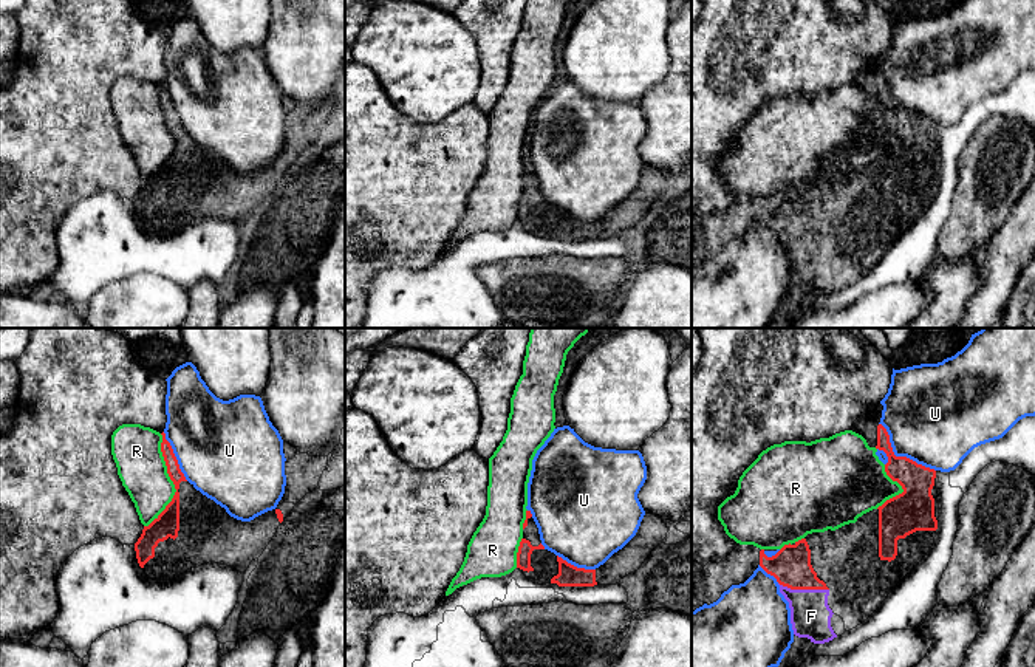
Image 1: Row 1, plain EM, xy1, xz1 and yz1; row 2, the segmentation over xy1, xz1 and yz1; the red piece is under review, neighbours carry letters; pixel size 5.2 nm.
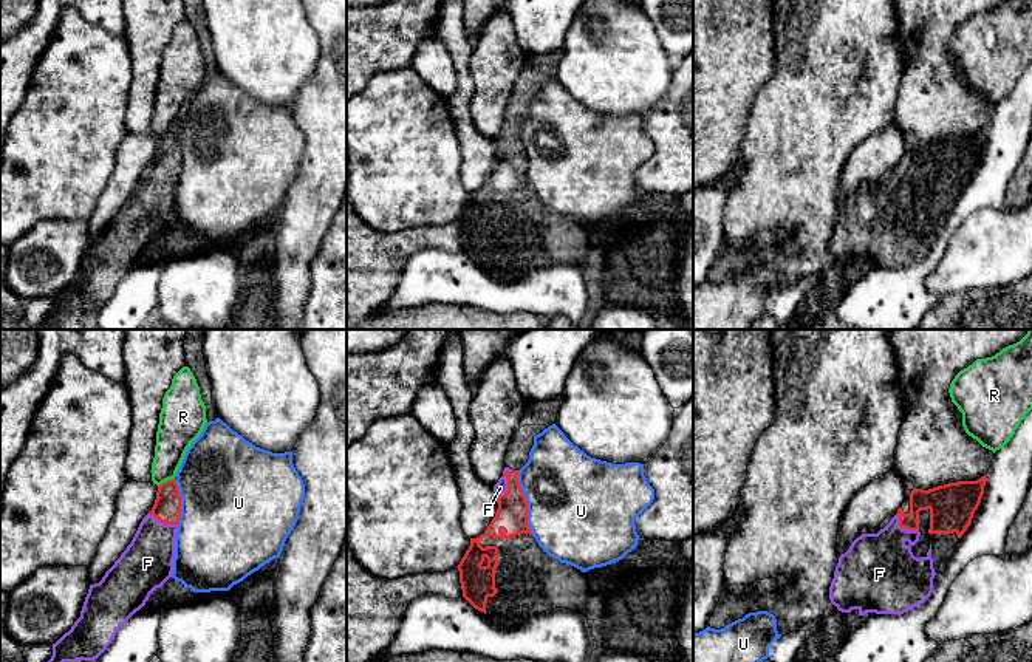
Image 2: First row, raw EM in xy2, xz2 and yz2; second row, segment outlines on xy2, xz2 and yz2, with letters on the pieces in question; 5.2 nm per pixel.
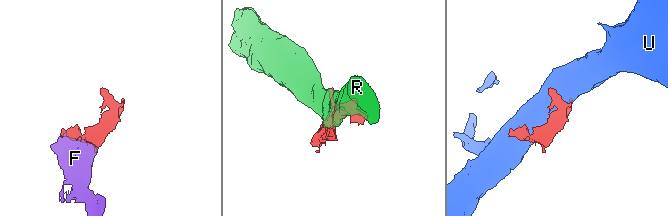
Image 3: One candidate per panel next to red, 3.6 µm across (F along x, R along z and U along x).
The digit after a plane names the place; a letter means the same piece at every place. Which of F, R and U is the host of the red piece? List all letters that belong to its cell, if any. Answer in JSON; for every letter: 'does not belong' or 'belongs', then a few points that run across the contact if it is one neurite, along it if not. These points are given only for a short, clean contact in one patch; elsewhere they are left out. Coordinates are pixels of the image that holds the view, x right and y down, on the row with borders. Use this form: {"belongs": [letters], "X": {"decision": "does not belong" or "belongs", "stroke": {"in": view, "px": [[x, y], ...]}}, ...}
{"belongs": ["F"], "F": {"decision": "belongs"}, "R": {"decision": "does not belong"}, "U": {"decision": "does not belong"}}

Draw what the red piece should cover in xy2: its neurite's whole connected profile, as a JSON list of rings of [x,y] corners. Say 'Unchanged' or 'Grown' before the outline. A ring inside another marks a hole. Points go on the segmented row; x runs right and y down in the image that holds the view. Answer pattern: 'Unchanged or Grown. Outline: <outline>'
Grown. Outline: [[[176,479],[158,486],[152,510],[142,518],[132,543],[105,572],[99,583],[90,585],[80,617],[71,630],[53,643],[48,662],[97,662],[114,639],[119,628],[139,611],[149,597],[161,588],[173,572],[175,538],[181,517],[181,495]]]

